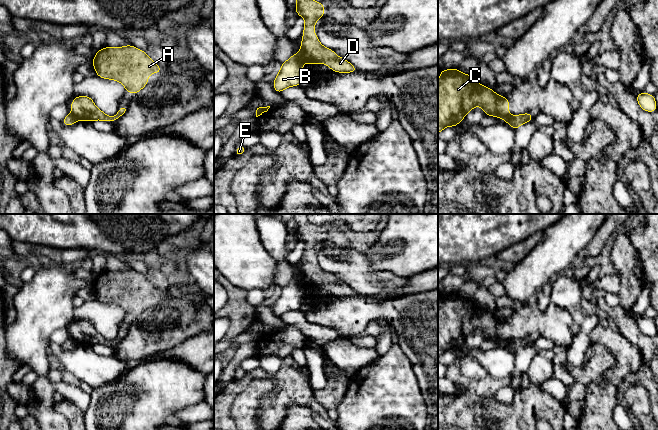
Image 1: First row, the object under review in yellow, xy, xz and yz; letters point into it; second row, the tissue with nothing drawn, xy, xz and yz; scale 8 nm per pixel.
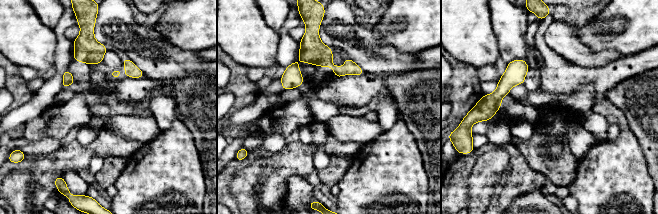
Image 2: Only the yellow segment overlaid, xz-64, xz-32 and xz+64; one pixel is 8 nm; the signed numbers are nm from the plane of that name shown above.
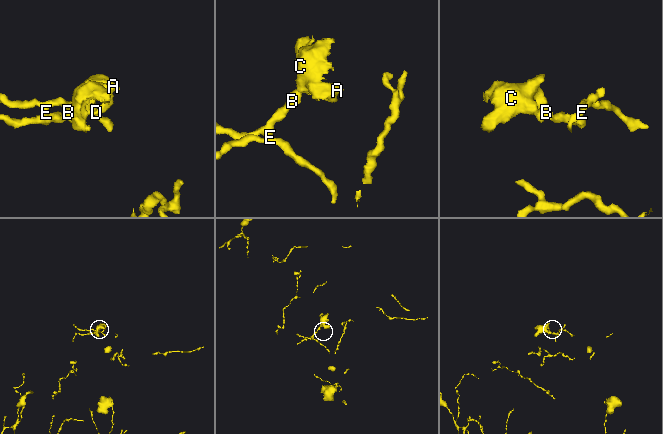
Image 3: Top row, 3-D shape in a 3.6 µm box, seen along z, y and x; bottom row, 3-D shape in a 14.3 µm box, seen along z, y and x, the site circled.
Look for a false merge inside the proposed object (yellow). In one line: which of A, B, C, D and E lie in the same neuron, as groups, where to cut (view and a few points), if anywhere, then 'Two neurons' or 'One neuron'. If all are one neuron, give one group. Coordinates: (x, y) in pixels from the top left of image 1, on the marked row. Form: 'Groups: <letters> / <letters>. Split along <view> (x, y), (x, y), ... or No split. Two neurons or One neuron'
Groups: A C D / B E. Split along xz (297, 53), (300, 62). Two neurons

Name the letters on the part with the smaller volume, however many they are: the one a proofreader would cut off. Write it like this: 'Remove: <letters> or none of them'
Remove: A, C, D

